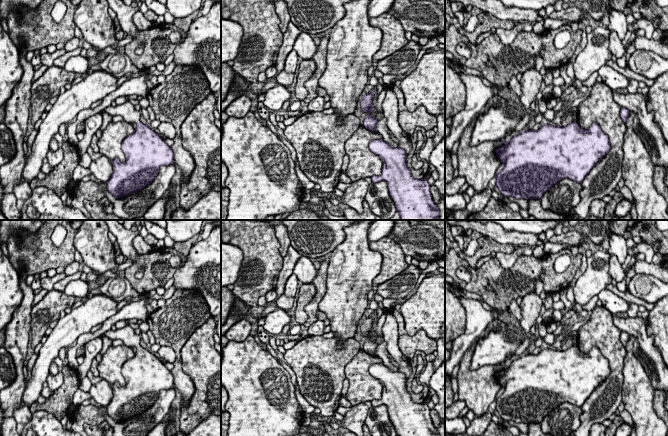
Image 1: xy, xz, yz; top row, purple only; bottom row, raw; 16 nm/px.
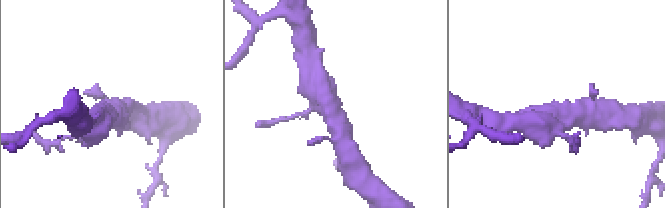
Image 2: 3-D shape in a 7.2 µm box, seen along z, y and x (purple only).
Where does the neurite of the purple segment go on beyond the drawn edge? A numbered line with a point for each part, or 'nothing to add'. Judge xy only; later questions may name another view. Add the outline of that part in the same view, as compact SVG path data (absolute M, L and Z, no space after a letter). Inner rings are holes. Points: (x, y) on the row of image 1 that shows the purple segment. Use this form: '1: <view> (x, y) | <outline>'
1: xy (127, 110) | M128 96L126 97L128 98ZM129 98L125 103L117 105L116 107L108 106L104 112L112 116L122 116L124 121L130 124L139 122L141 117L141 112L135 110L134 105L129 102Z

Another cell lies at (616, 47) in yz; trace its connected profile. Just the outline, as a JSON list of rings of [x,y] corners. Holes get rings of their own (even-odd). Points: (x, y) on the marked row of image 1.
[[[611,30],[609,36],[609,50],[616,56],[617,59],[626,54],[625,46],[622,44],[622,41],[619,39],[616,31],[614,30]]]

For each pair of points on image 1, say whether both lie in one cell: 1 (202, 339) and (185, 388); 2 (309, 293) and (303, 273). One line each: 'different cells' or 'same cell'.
1: different cells
2: different cells

